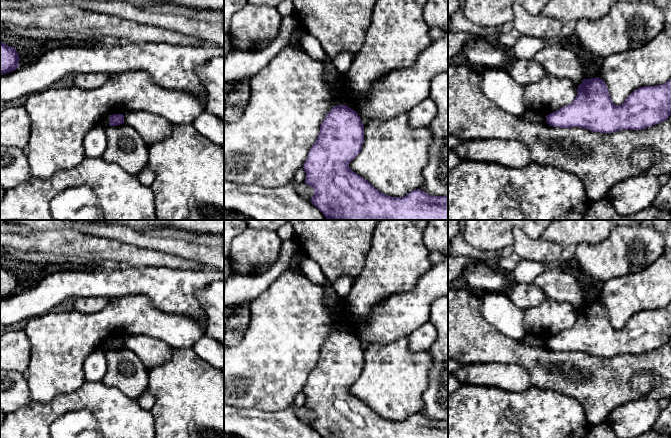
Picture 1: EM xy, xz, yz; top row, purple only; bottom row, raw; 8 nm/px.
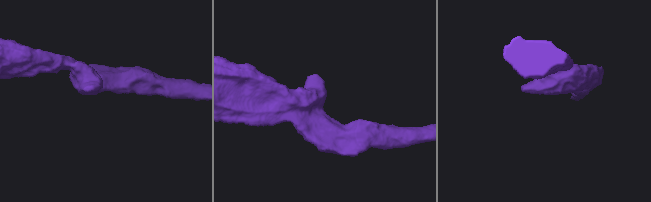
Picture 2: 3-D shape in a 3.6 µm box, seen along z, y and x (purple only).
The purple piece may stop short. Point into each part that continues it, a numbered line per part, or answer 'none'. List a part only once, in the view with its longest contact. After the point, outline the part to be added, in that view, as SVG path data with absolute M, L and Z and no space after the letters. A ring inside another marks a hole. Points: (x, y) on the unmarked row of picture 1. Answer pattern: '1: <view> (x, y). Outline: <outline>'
none

